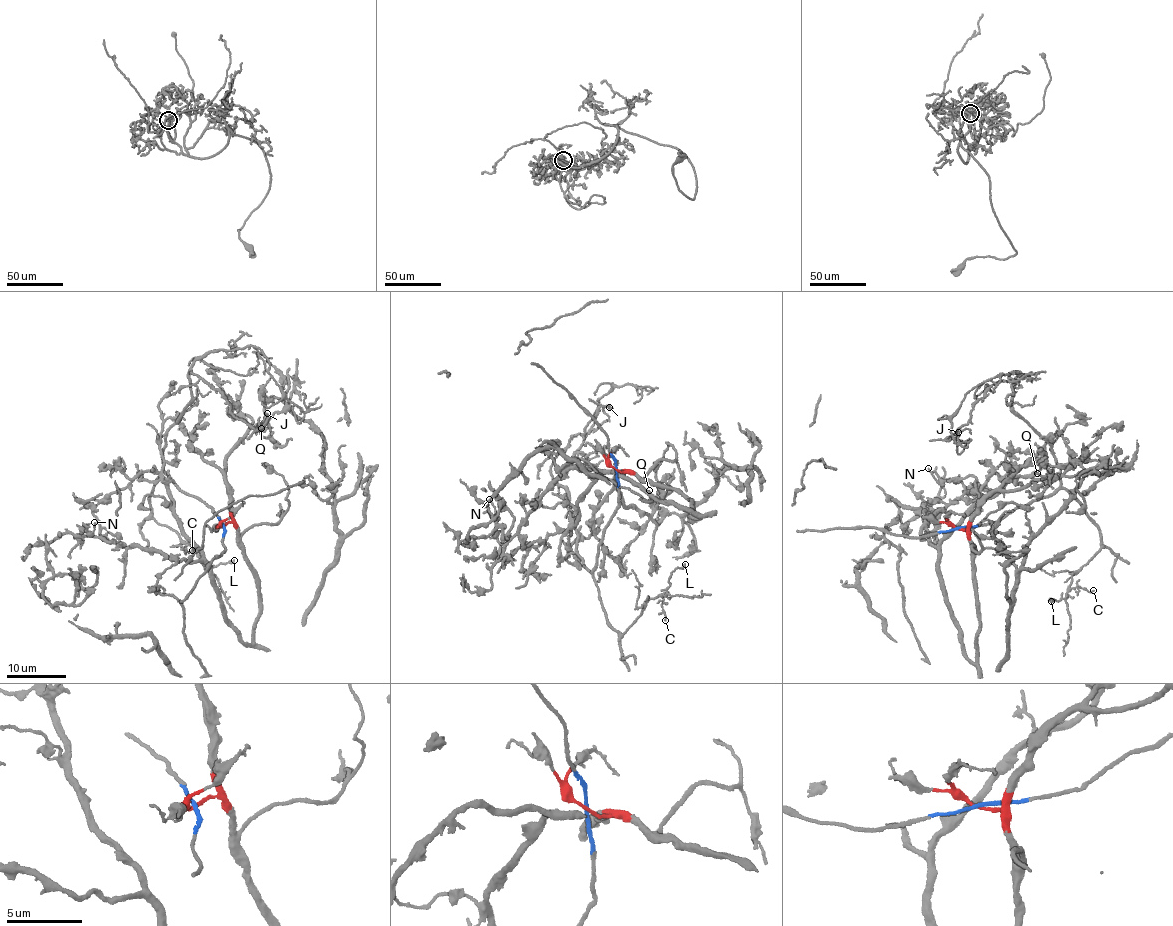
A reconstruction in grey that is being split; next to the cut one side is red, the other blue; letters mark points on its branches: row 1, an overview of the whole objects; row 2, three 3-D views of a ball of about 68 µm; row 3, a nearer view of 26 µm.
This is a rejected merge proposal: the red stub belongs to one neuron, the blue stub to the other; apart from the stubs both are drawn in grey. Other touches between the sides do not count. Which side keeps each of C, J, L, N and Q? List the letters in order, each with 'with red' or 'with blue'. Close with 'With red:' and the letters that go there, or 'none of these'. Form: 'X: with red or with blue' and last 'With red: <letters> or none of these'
C: with blue
J: with blue
L: with blue
N: with red
Q: with red
With red: N, Q

